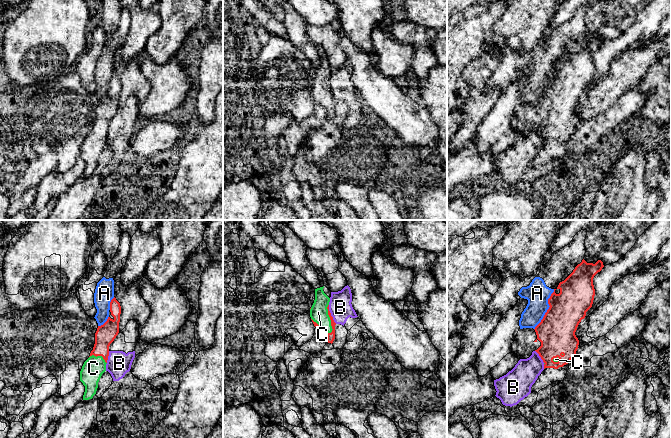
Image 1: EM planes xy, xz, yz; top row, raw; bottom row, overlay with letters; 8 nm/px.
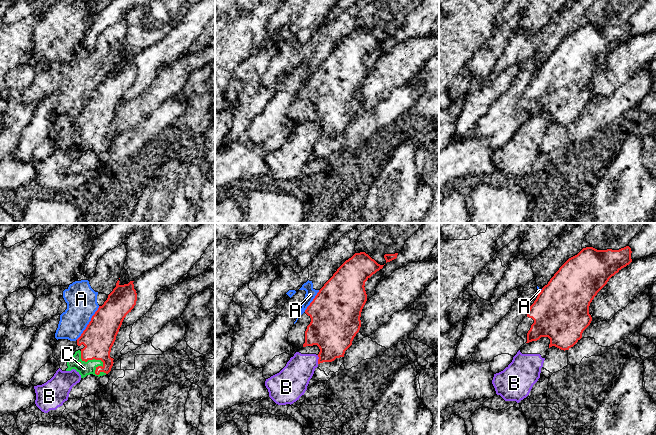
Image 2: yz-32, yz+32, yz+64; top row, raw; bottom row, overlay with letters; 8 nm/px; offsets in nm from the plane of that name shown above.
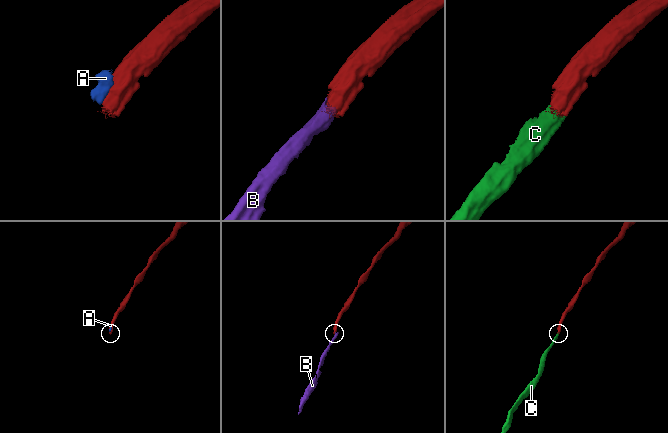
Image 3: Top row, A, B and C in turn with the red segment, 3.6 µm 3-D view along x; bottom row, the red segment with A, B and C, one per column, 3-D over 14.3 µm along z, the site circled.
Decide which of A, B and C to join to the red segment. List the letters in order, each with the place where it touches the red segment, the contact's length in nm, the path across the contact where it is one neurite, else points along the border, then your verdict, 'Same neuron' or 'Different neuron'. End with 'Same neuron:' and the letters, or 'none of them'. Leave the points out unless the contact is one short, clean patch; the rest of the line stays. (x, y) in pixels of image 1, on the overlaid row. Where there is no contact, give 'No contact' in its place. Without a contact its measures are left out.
A: Touches red at yz (548, 309). Shared border 360 nm. Different neuron
B: Touches red at xz (330, 314). Shared border 170 nm. Boundary: xz (328, 305), (330, 315), (336, 323). Different neuron
C: Touches red at xz (330, 319). Shared border 240 nm. Path across: xz (330, 336), (332, 329), (330, 319), (325, 319), (319, 313). Same neuron
Same neuron: C

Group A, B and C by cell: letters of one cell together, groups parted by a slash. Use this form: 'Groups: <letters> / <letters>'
Groups: A / B / C

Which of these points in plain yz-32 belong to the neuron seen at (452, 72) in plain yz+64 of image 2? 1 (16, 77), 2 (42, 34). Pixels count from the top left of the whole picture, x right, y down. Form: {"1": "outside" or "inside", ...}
{"1": "outside", "2": "outside"}

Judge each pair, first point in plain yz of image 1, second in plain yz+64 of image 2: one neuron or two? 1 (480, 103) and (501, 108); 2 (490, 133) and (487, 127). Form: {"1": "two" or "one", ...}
{"1": "two", "2": "one"}

